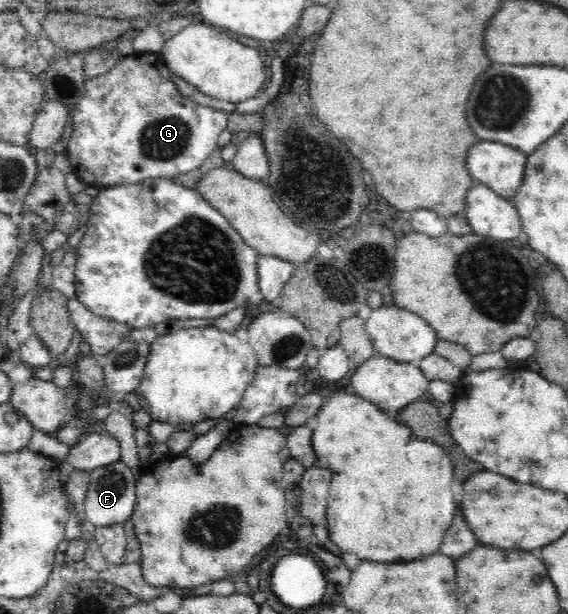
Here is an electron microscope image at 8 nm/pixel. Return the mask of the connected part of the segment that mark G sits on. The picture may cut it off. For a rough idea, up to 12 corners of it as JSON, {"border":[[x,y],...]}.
{"border":[[160,53],[86,78],[65,154],[95,187],[172,179],[228,114]]}

